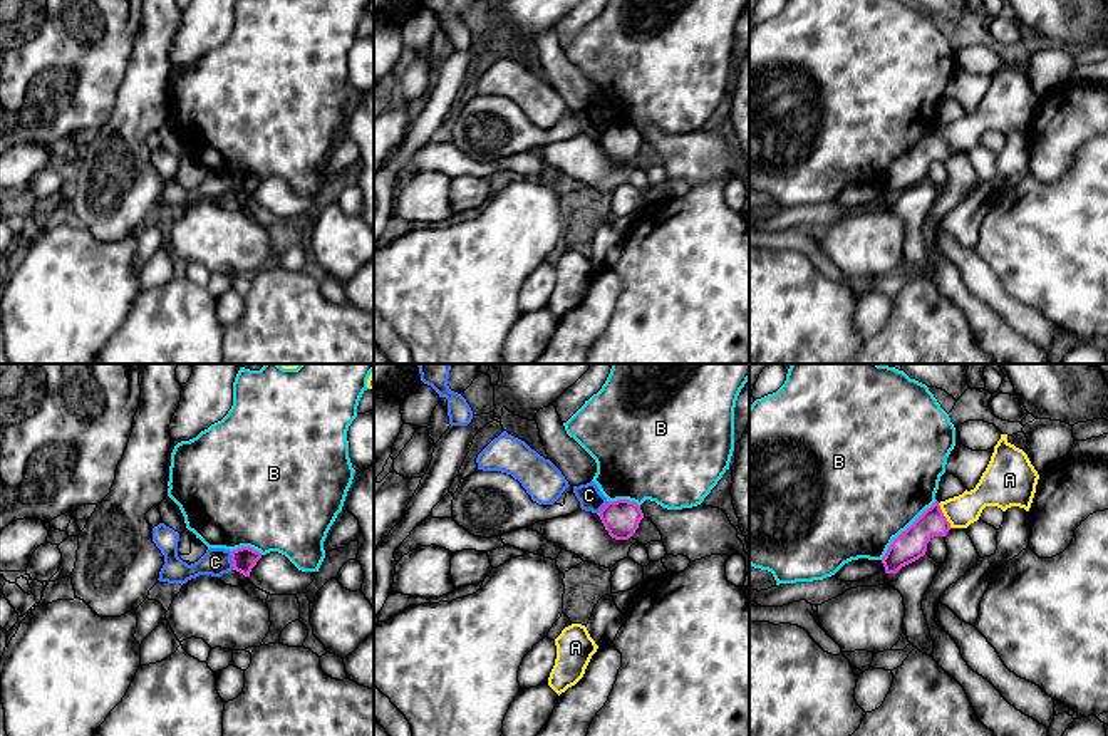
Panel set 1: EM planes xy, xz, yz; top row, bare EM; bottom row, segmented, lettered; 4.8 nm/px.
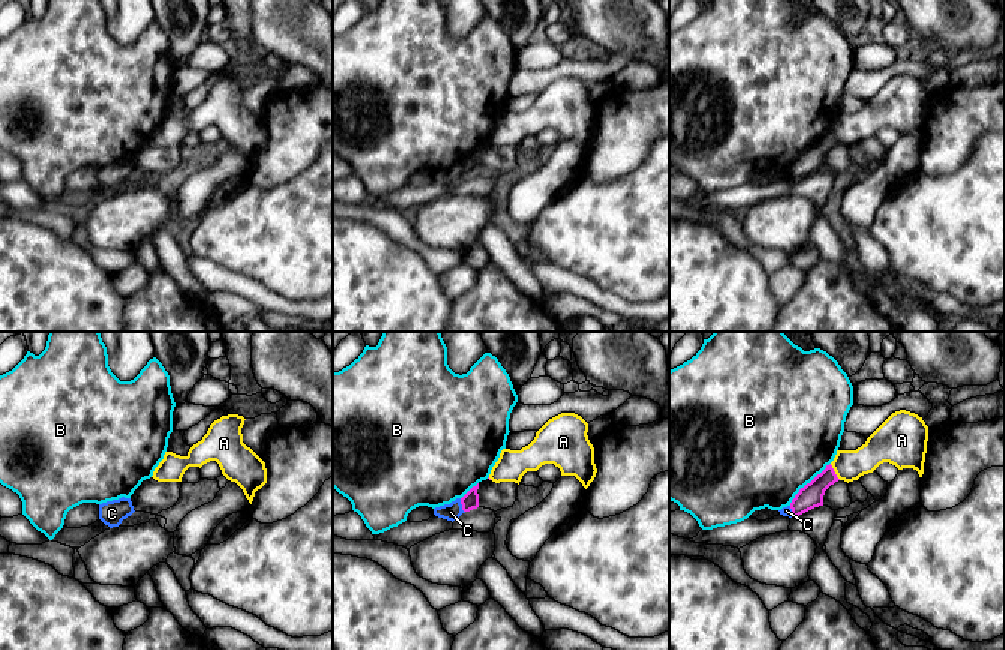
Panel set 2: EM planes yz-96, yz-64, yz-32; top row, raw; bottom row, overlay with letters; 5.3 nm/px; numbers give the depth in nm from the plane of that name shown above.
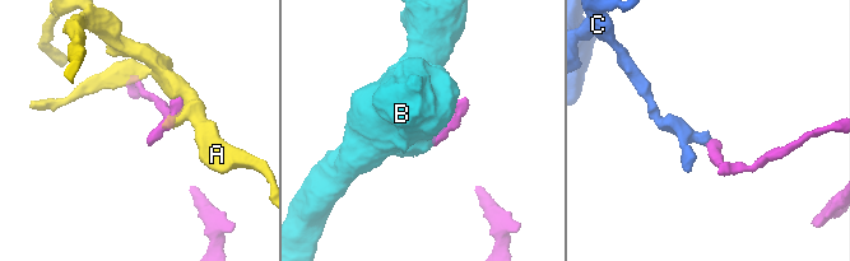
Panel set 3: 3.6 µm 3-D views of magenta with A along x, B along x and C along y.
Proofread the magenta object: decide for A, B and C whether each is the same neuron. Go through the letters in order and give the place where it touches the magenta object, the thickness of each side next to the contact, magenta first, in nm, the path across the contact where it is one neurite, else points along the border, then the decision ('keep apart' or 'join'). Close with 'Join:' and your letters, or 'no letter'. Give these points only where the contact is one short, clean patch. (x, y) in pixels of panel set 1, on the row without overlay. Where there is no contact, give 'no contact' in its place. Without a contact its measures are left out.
A: meets magenta in yz at (942, 139); 150 nm thick on the magenta side, 150 nm on the other; keep apart
B: meets magenta in yz at (907, 153); 150 nm thick on the magenta side, 500 nm on the other; keep apart
C: meets magenta in xy at (232, 185); 120 nm thick on the magenta side, 140 nm on the other; border along xy (230, 176), (233, 193); keep apart
Join: no letter

